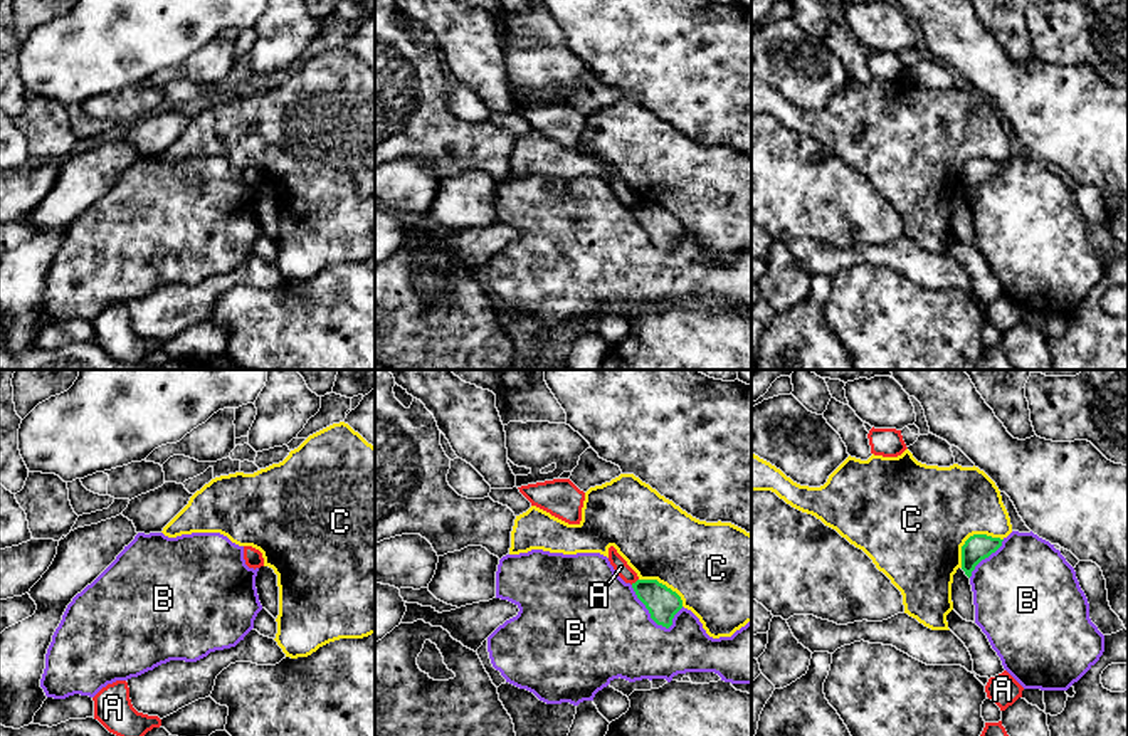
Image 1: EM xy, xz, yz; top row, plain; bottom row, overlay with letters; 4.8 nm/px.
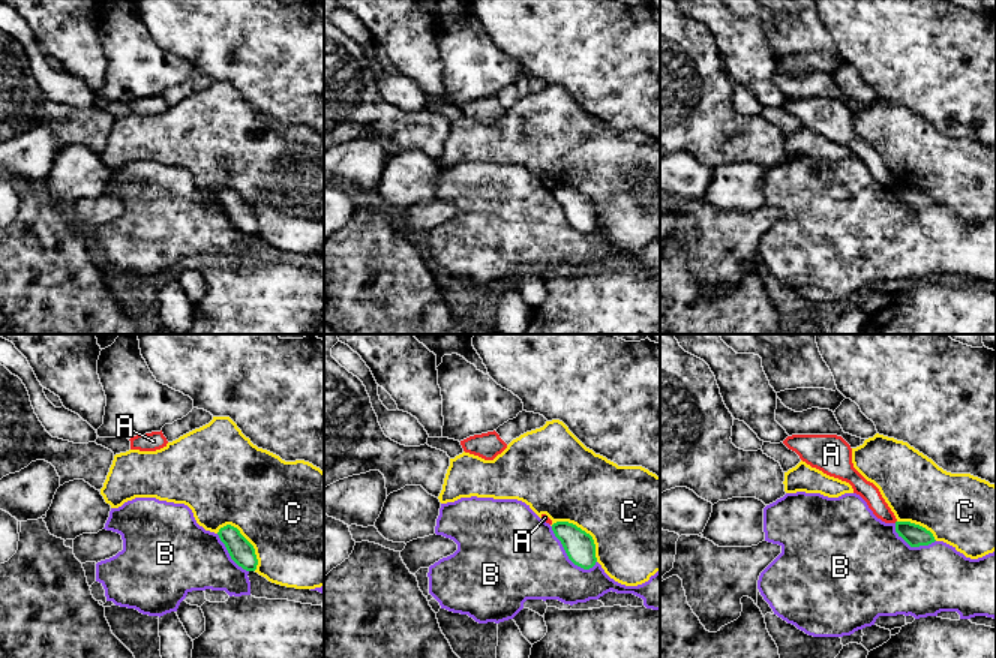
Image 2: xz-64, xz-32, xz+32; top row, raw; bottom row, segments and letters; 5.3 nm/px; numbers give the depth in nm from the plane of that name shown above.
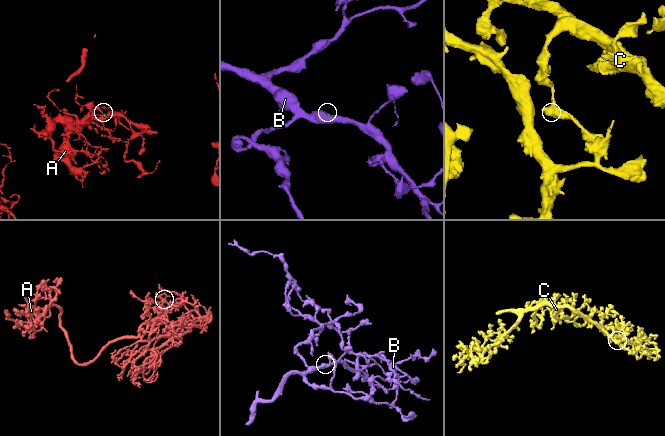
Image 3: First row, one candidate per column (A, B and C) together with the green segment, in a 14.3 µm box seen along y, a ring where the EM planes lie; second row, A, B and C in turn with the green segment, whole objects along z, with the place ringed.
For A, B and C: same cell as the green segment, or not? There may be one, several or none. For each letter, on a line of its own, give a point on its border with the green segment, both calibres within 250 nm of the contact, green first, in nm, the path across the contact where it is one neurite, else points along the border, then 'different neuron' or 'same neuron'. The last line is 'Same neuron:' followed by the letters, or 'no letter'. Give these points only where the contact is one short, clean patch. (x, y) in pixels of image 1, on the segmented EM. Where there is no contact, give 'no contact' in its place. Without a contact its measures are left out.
A: xz (636, 582) | 160/70 nm | along xz (637, 578), (631, 583) | different neuron
B: xz (648, 609) | 160/480 nm | different neuron
C: yz (970, 536) | 130/480 nm | different neuron
Same neuron: no letter

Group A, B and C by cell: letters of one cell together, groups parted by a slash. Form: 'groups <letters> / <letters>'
groups A / B / C

